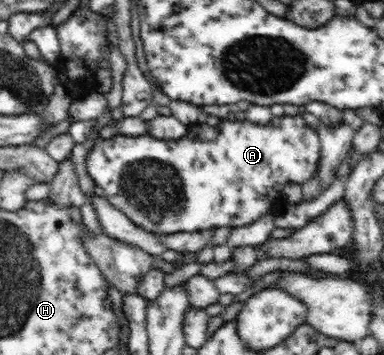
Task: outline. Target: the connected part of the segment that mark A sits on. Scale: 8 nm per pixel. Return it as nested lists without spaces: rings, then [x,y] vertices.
[[[284,115],[283,117],[275,117],[266,125],[254,124],[248,120],[244,121],[228,121],[223,119],[218,123],[218,126],[209,126],[206,122],[197,122],[196,124],[188,127],[186,136],[179,139],[160,140],[150,135],[142,136],[126,136],[116,134],[110,139],[98,138],[94,143],[92,149],[86,156],[86,170],[90,178],[94,180],[95,184],[104,189],[104,196],[114,205],[118,210],[128,215],[136,225],[152,231],[157,235],[169,235],[177,232],[198,232],[201,230],[217,228],[222,226],[243,227],[247,224],[252,224],[258,220],[264,213],[273,211],[273,204],[278,198],[282,198],[282,188],[286,183],[295,182],[295,184],[302,184],[304,181],[310,180],[318,170],[320,158],[321,144],[319,134],[316,129],[312,129],[301,116],[290,117]]]

